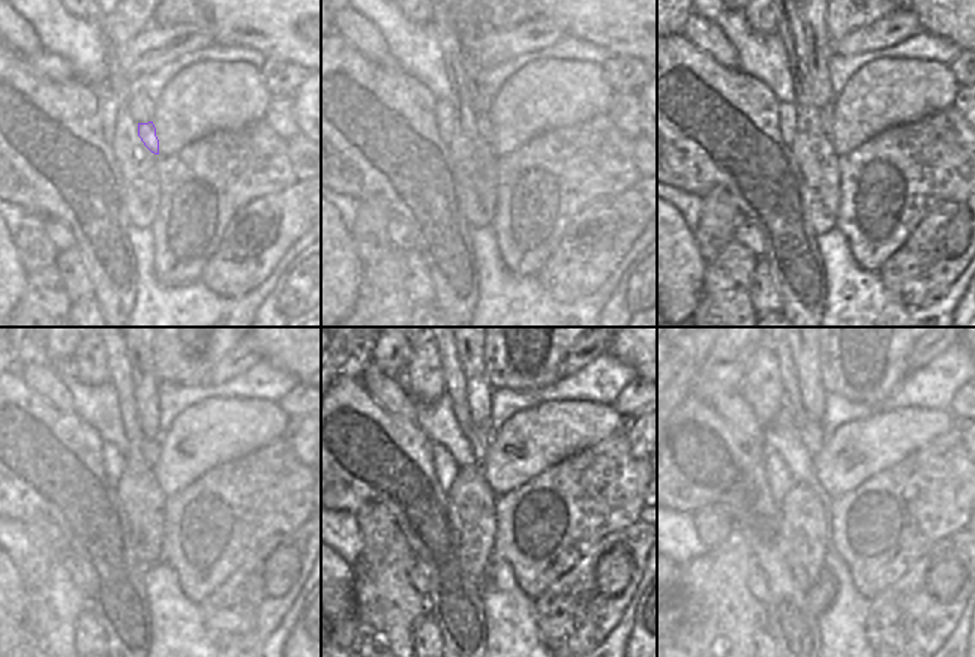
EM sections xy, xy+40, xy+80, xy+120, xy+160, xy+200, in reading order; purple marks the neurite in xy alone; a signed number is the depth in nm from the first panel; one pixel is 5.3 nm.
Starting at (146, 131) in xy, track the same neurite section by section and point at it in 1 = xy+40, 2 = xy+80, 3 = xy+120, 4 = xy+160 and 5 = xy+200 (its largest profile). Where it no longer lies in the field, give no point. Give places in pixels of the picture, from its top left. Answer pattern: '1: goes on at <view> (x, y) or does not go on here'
1: goes on at xy+40 (483, 123)
2: goes on at xy+80 (825, 114)
3: goes on at xy+120 (150, 449)
4: goes on at xy+160 (480, 438)
5: goes on at xy+200 (812, 432)

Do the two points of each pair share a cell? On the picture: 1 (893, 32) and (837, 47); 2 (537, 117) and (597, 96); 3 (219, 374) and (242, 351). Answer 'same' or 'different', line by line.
1: same
2: same
3: same

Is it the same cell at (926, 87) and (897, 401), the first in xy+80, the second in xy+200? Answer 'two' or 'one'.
two

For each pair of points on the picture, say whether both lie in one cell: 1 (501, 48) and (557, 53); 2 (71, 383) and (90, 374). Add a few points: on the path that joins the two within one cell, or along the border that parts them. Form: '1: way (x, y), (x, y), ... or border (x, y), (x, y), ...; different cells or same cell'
1: border (564, 36), (525, 54); different cells
2: border (71, 360), (71, 371), (83, 383), (107, 381); different cells

